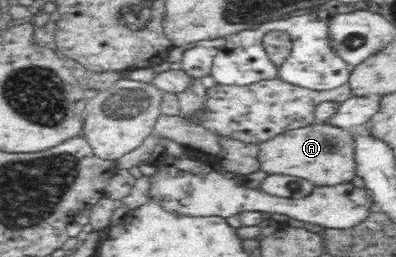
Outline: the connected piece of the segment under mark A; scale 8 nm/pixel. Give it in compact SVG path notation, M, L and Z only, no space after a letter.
M325 124L311 125L286 131L260 143L260 169L309 180L315 186L336 186L351 183L356 176L355 146L351 131Z

